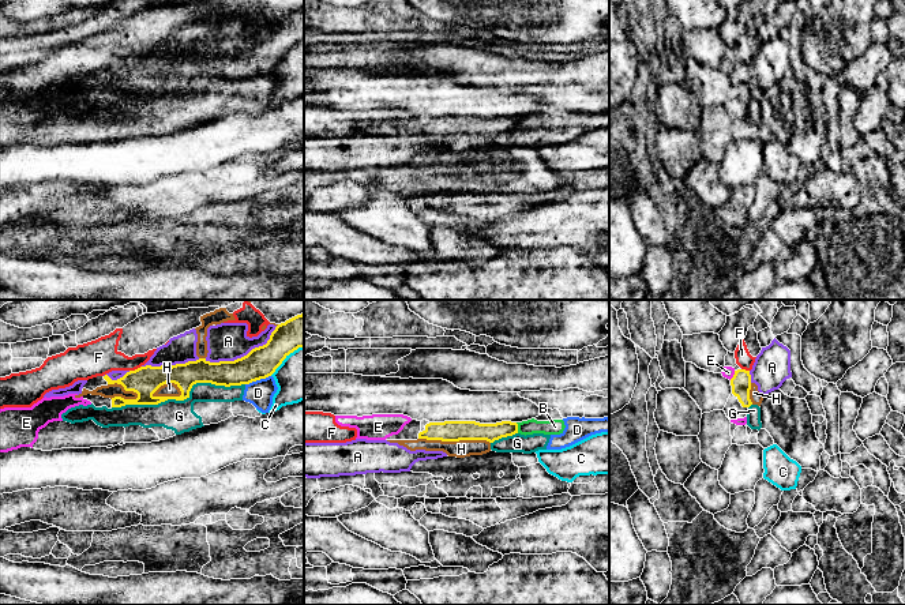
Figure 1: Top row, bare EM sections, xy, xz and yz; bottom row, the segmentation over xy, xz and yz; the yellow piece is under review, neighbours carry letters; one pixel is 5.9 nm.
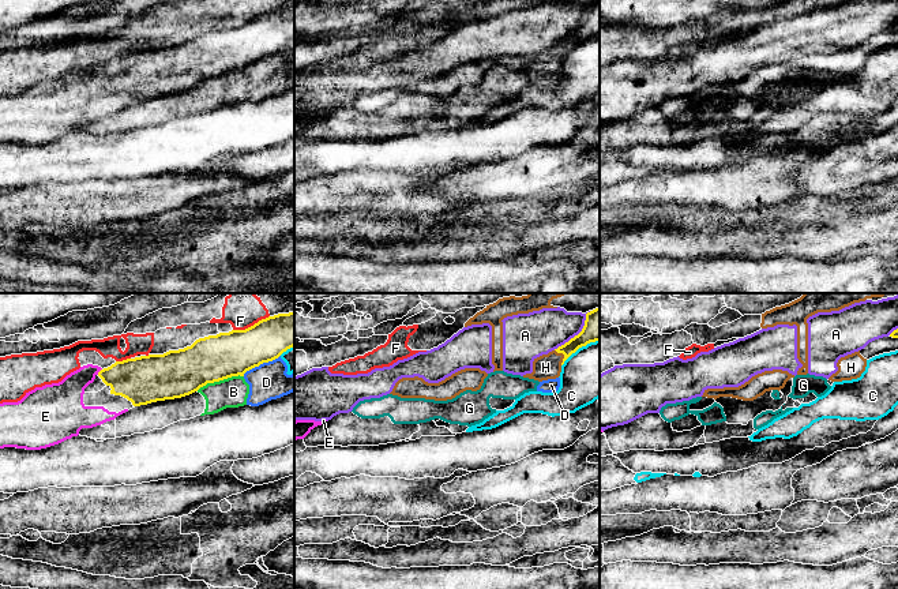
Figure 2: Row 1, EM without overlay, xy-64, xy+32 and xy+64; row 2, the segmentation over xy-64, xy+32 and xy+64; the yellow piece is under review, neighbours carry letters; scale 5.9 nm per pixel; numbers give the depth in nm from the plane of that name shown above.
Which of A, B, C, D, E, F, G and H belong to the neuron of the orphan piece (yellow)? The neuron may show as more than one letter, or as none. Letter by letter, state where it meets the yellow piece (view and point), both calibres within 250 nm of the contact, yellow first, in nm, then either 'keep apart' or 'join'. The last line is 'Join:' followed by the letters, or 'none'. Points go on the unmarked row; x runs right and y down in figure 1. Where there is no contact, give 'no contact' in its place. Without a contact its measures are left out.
A: contact xy (244, 51); calibres 190 and 220 nm; keep apart
B: contact xz (517, 123); calibres 110 and 90 nm; keep apart
C: contact xy (285, 52); calibres 190 and 300 nm; keep apart
D: contact xy (258, 74); calibres 190 and 150 nm; keep apart
E: contact yz (733, 70); calibres 120 and 70 nm; join
F: contact xy (135, 64); calibres 170 and 220 nm; keep apart
G: contact xy (180, 94); calibres 170 and 190 nm; keep apart
H: contact xz (454, 135); calibres 130 and 100 nm; keep apart
Join: E

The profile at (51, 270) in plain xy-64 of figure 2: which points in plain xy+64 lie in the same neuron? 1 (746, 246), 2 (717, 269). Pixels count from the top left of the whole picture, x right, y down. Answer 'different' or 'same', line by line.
1: different
2: same

